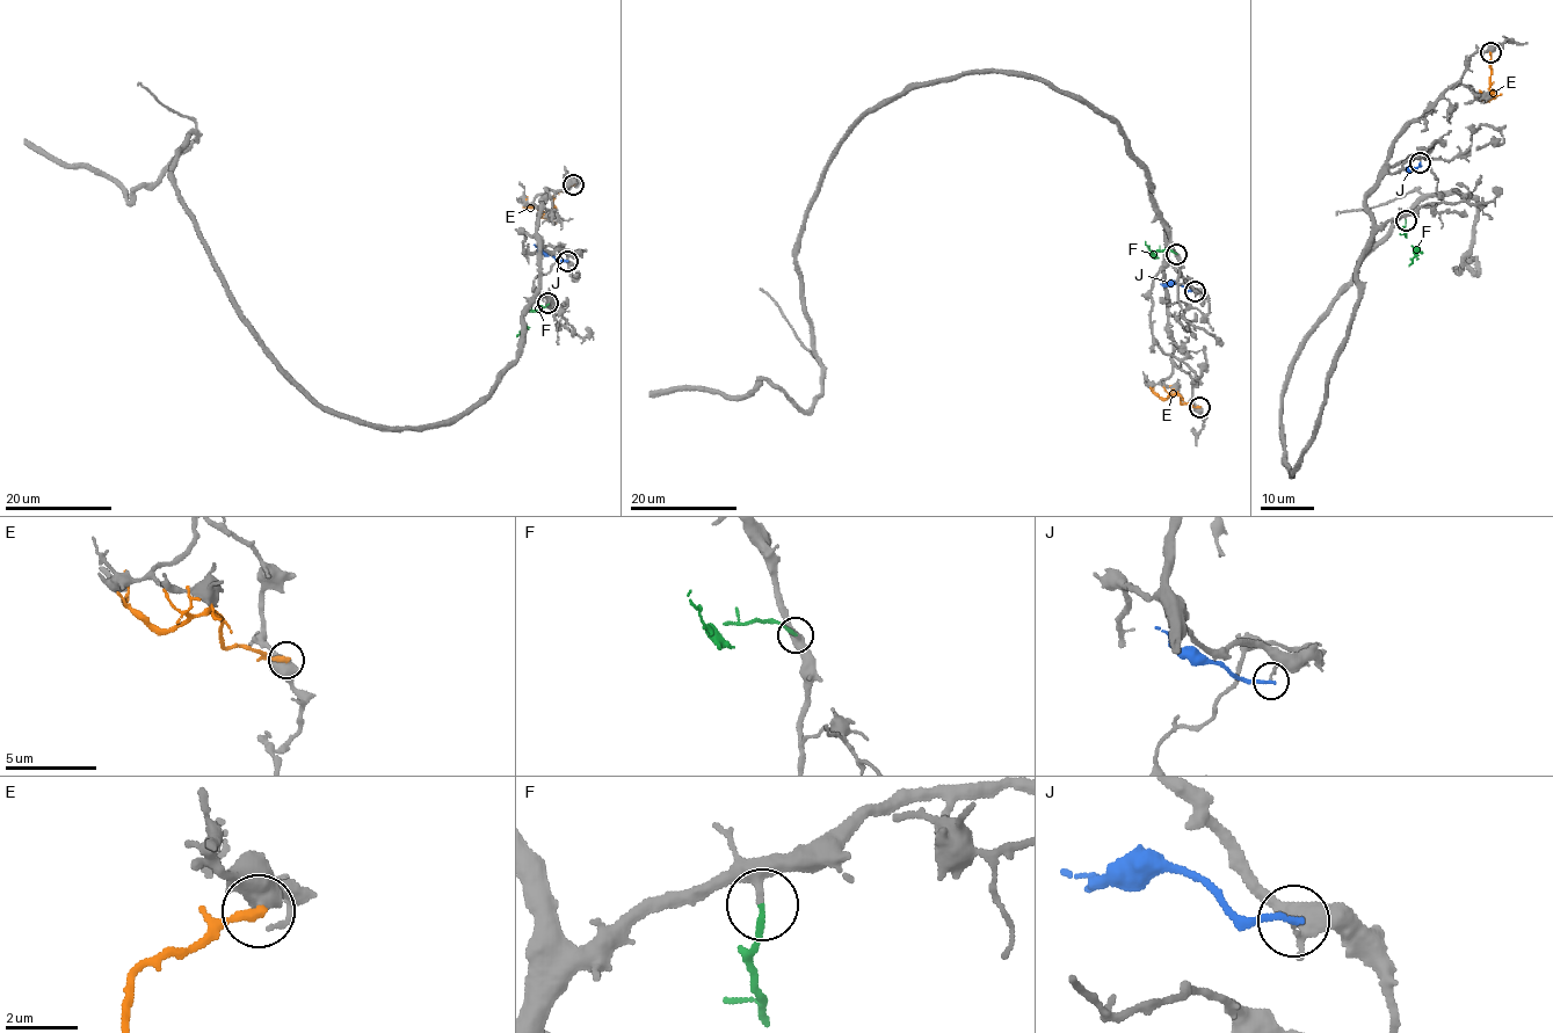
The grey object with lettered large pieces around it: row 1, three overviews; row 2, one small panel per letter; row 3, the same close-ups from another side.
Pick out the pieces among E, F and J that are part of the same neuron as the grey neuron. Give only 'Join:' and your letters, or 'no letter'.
Join: F

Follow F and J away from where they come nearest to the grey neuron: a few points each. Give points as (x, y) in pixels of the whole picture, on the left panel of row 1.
F: (549, 303), (527, 311), (516, 336)
J: (566, 260), (544, 255), (534, 245)

